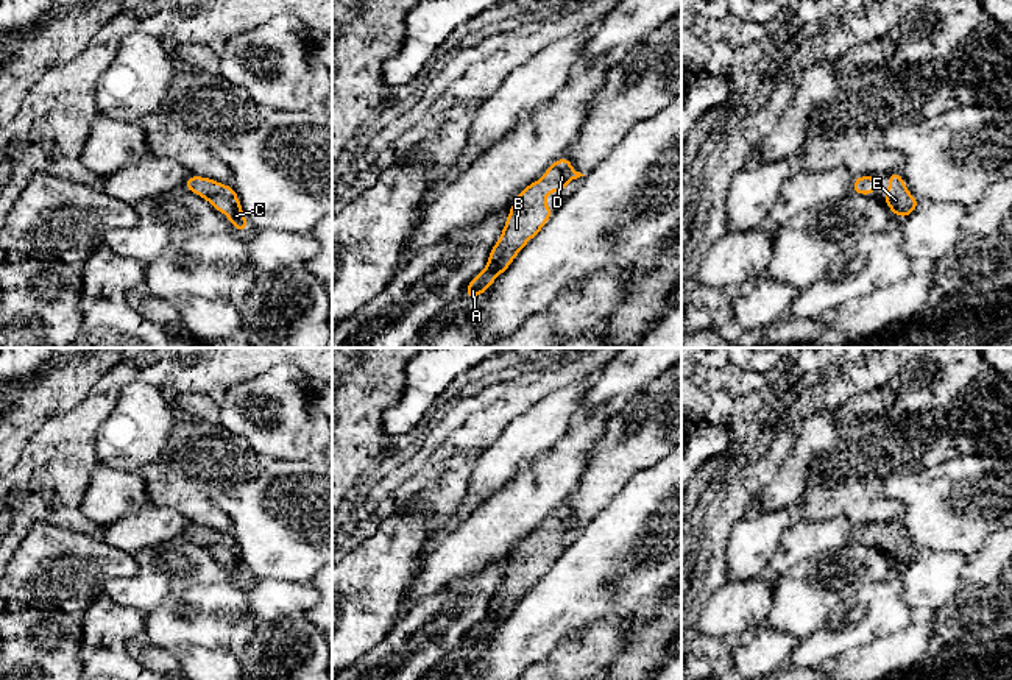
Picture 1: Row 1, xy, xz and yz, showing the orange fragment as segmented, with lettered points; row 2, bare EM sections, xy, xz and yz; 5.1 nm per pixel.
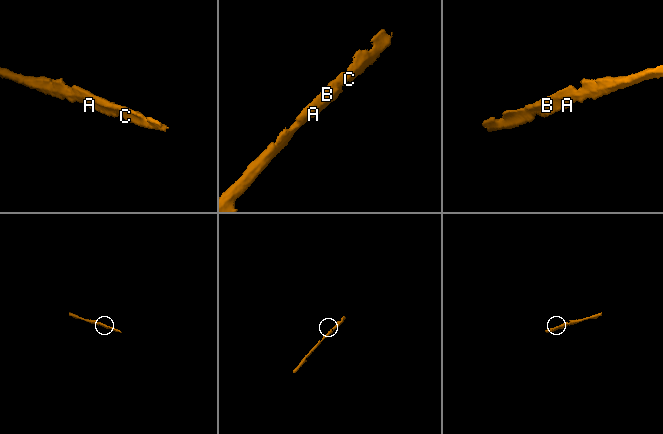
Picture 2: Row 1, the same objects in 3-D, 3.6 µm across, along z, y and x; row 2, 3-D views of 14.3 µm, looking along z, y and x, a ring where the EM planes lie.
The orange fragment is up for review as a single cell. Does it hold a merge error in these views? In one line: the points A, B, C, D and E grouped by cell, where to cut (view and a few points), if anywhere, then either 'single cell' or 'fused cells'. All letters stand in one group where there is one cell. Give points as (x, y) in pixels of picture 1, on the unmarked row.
groups A B C D E; cut none; single cell

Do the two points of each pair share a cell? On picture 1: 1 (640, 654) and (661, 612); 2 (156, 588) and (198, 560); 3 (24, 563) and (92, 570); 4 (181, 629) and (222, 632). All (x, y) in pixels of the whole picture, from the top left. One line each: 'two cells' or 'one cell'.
1: one cell
2: one cell
3: one cell
4: one cell

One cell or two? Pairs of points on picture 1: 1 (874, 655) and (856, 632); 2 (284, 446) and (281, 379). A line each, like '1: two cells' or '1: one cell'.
1: two cells
2: one cell

